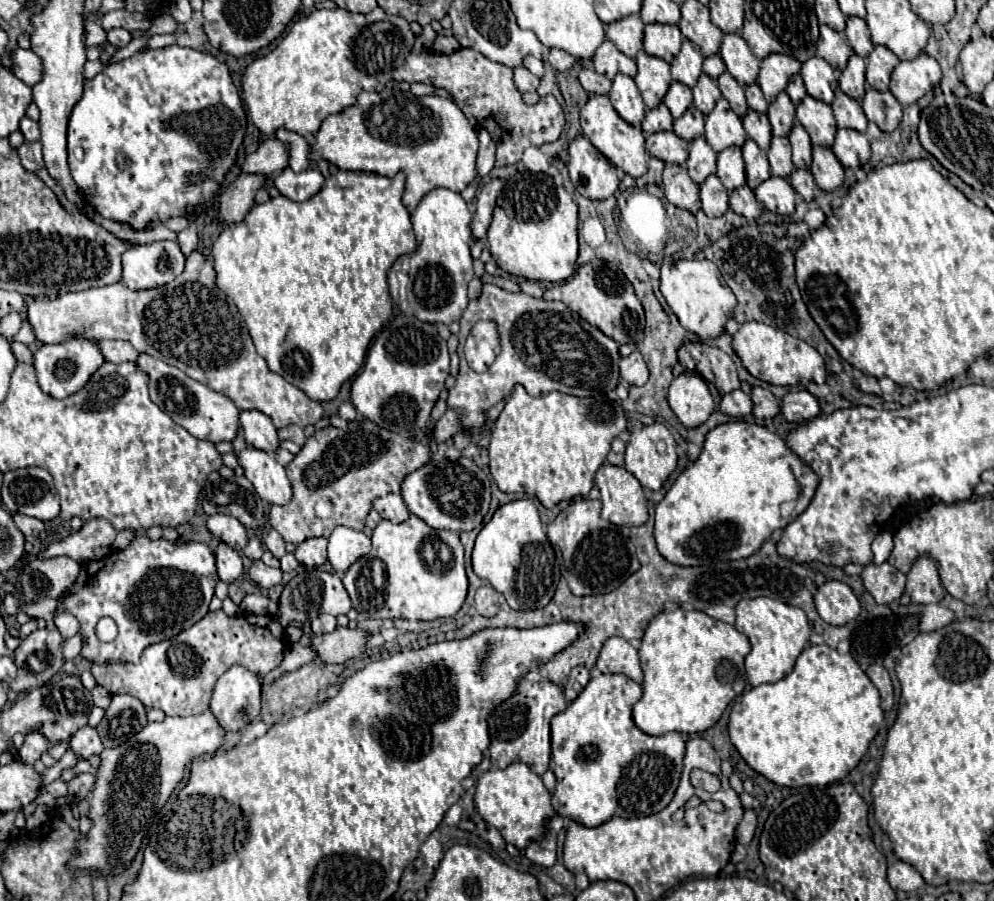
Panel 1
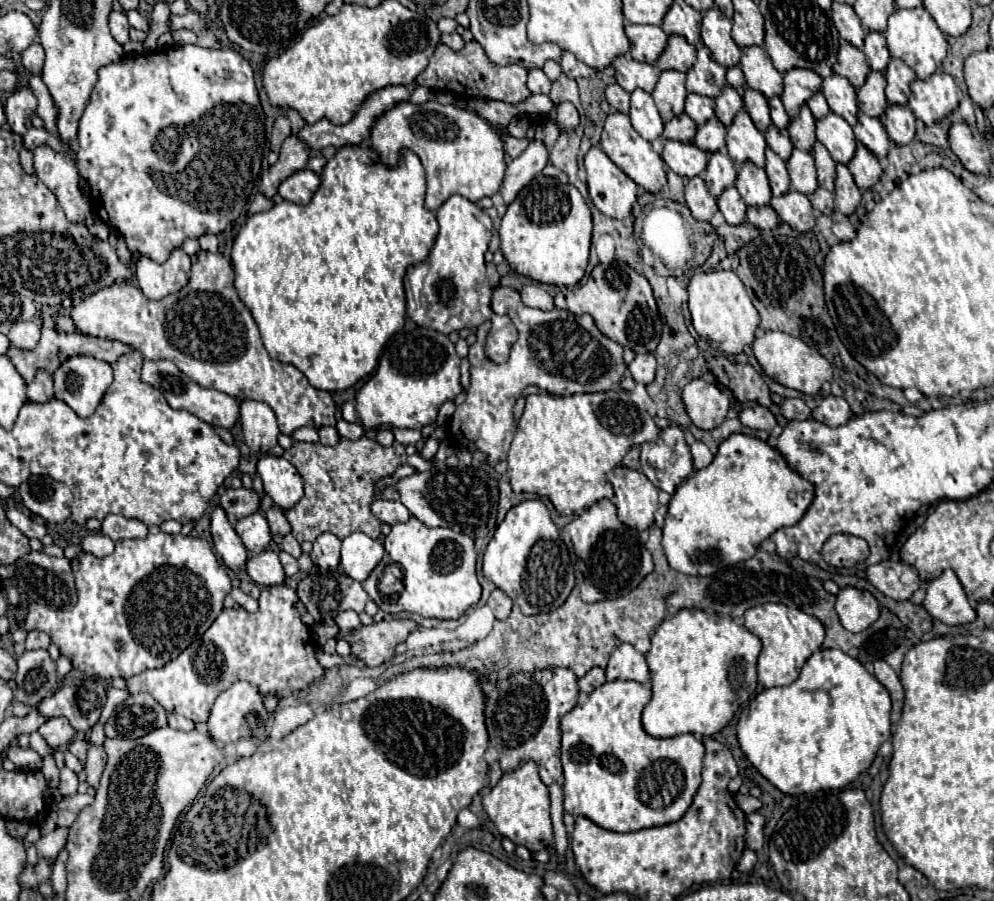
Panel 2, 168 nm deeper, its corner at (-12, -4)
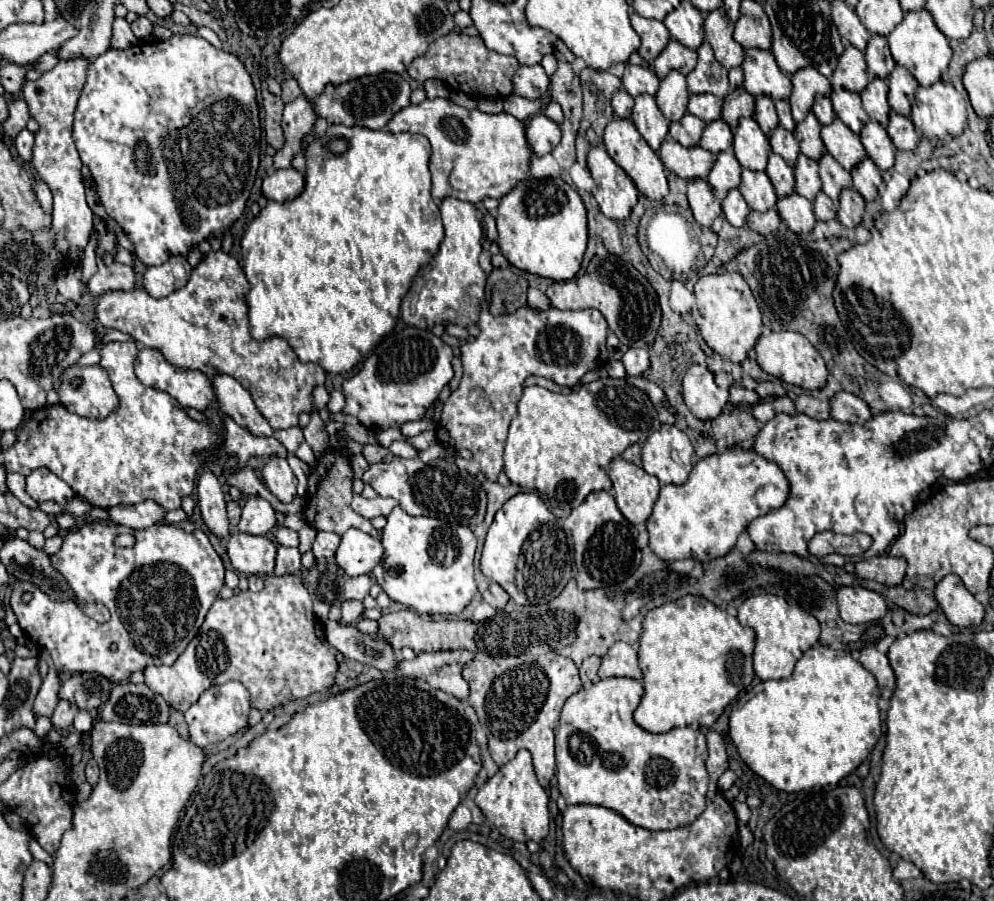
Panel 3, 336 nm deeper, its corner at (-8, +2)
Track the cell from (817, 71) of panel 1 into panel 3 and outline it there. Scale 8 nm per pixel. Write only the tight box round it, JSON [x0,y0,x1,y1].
[831,90,869,134]

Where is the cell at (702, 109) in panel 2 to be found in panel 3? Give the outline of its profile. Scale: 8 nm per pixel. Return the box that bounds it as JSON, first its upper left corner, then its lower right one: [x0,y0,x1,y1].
[689,94,723,124]

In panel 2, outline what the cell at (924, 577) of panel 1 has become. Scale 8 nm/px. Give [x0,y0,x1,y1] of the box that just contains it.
[923,568,975,626]

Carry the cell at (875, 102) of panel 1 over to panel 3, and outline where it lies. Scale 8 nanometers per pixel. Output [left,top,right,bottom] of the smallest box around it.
[887,112,921,150]

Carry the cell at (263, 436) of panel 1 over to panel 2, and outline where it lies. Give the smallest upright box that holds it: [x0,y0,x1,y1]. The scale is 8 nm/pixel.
[239,400,279,454]

